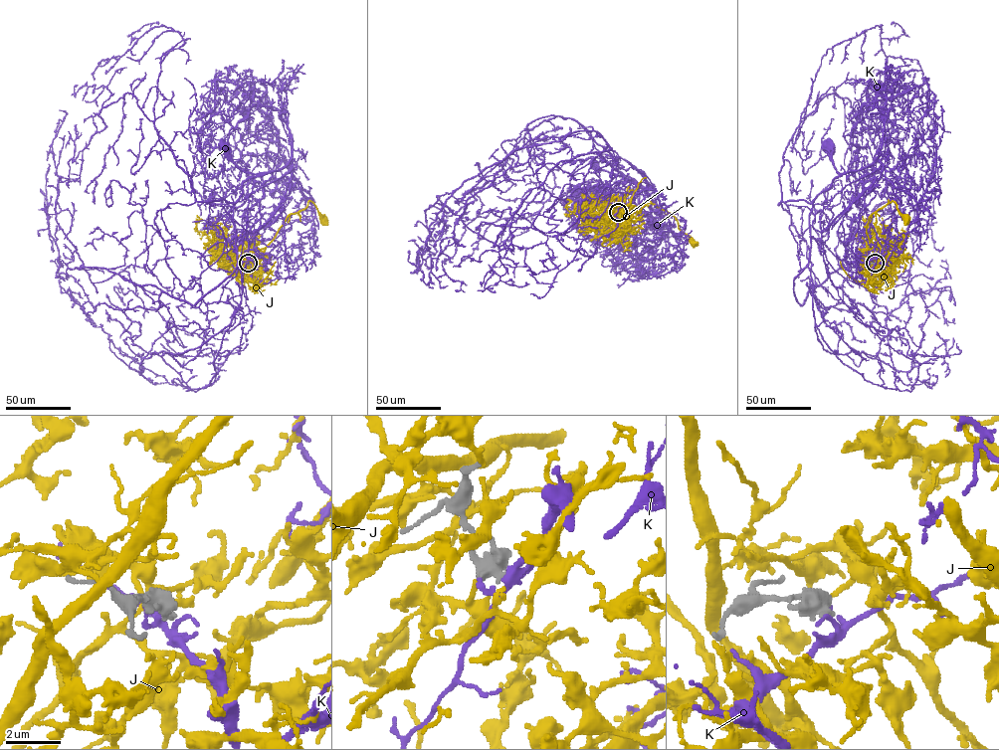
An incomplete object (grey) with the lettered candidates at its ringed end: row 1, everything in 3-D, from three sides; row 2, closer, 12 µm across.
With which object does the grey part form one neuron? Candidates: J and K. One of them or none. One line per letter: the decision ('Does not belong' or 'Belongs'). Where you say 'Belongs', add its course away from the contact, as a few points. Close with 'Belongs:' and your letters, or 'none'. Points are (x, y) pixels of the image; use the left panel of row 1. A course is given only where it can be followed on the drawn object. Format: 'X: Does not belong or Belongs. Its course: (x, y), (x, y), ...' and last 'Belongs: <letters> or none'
J: Belongs. Its course: (248, 263), (246, 261), (257, 249), (265, 248), (273, 239), (287, 217), (303, 210), (309, 201), (322, 219)
K: Does not belong
Belongs: J

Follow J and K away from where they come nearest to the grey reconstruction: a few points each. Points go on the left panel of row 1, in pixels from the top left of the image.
J: (248, 263), (246, 261), (257, 249), (265, 248), (273, 239), (287, 217), (303, 210), (309, 201), (322, 219)
K: (248, 264), (258, 281), (289, 275), (281, 200), (292, 165), (290, 161), (280, 170), (247, 173), (221, 145)

